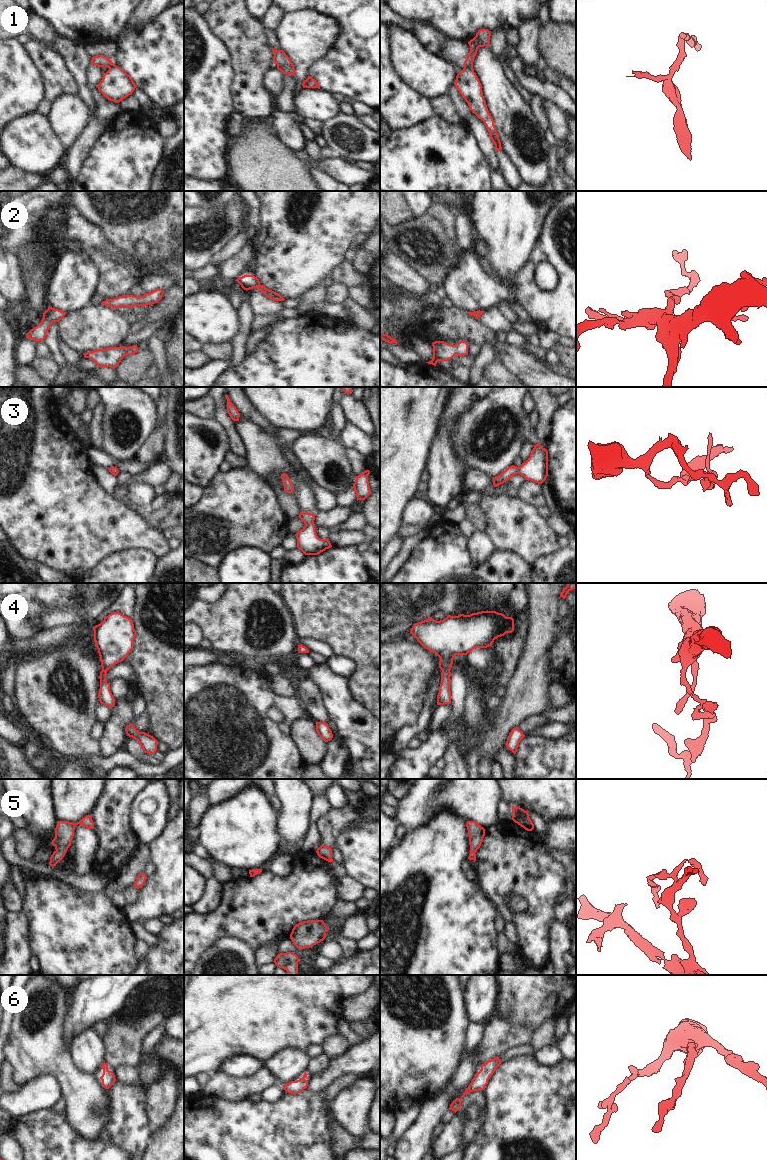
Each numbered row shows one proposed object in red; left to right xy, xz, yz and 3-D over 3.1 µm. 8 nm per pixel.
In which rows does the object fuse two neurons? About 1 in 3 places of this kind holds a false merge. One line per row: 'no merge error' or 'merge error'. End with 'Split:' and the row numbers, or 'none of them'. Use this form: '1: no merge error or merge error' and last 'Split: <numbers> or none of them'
1: merge error
2: no merge error
3: no merge error
4: no merge error
5: no merge error
6: no merge error
Split: 1

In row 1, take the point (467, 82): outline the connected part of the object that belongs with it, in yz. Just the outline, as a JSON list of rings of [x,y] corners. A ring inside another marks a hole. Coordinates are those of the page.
[[[464,67],[457,74],[454,85],[467,102],[470,110],[484,122],[490,138],[495,145],[496,151],[502,150],[501,142],[494,125],[494,120],[488,111],[483,96],[482,85],[474,72],[473,67]]]

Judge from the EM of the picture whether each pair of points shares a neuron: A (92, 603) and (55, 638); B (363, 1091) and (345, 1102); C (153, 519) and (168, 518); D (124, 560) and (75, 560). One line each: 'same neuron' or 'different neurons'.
A: same neuron
B: same neuron
C: same neuron
D: different neurons

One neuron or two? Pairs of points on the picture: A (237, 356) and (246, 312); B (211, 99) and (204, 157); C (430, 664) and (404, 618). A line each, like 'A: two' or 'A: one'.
A: one
B: one
C: two

